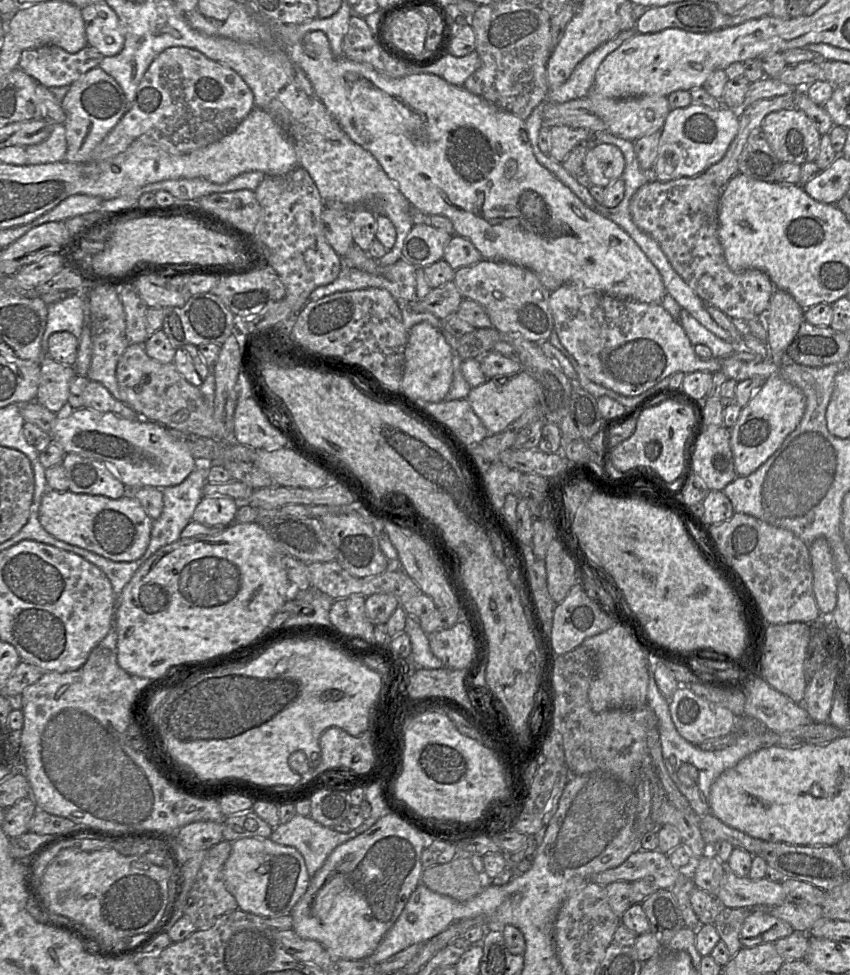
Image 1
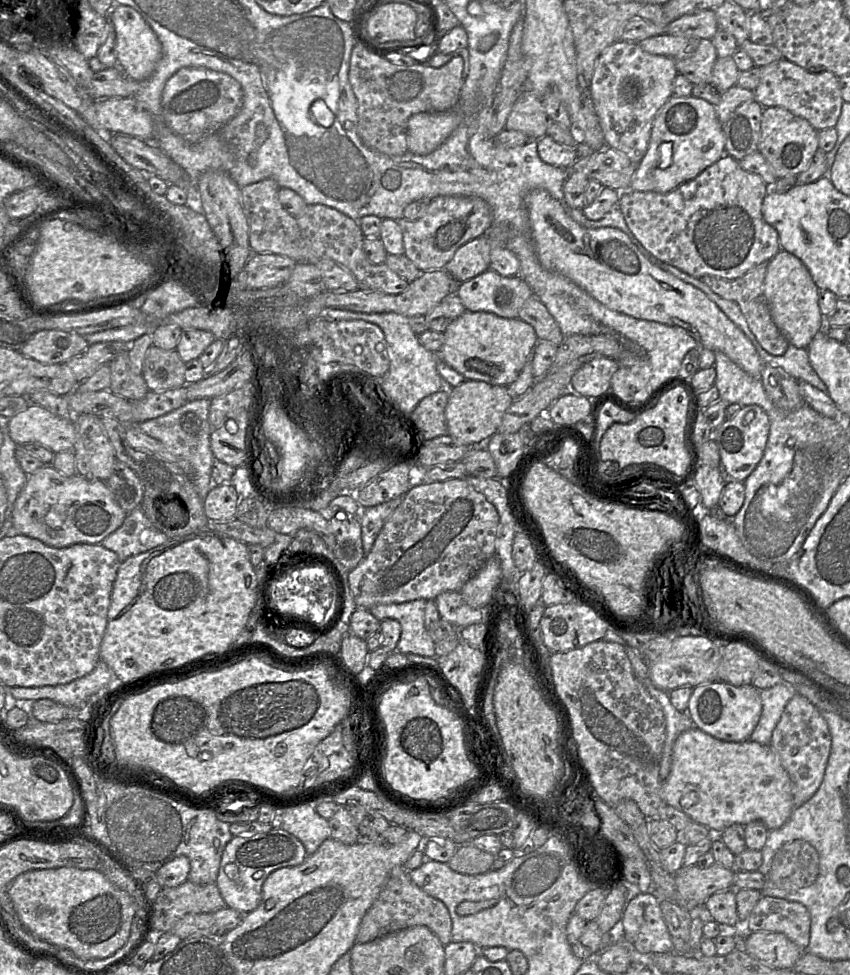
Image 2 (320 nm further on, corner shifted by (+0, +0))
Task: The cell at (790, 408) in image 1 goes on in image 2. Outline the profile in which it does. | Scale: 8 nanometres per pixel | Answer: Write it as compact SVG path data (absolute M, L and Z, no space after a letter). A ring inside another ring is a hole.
M758 405L742 406L731 420L713 431L719 448L721 466L733 479L744 482L761 461L768 442L770 421L767 413Z

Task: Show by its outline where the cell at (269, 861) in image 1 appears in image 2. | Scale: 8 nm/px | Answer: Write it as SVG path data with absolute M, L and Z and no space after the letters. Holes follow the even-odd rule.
M272 828L268 832L253 836L233 836L223 850L216 885L227 907L247 914L259 906L262 886L272 872L285 867L298 866L306 858L307 853L301 841L282 828ZM229 863L238 867L238 880L231 880L226 875L225 866Z

